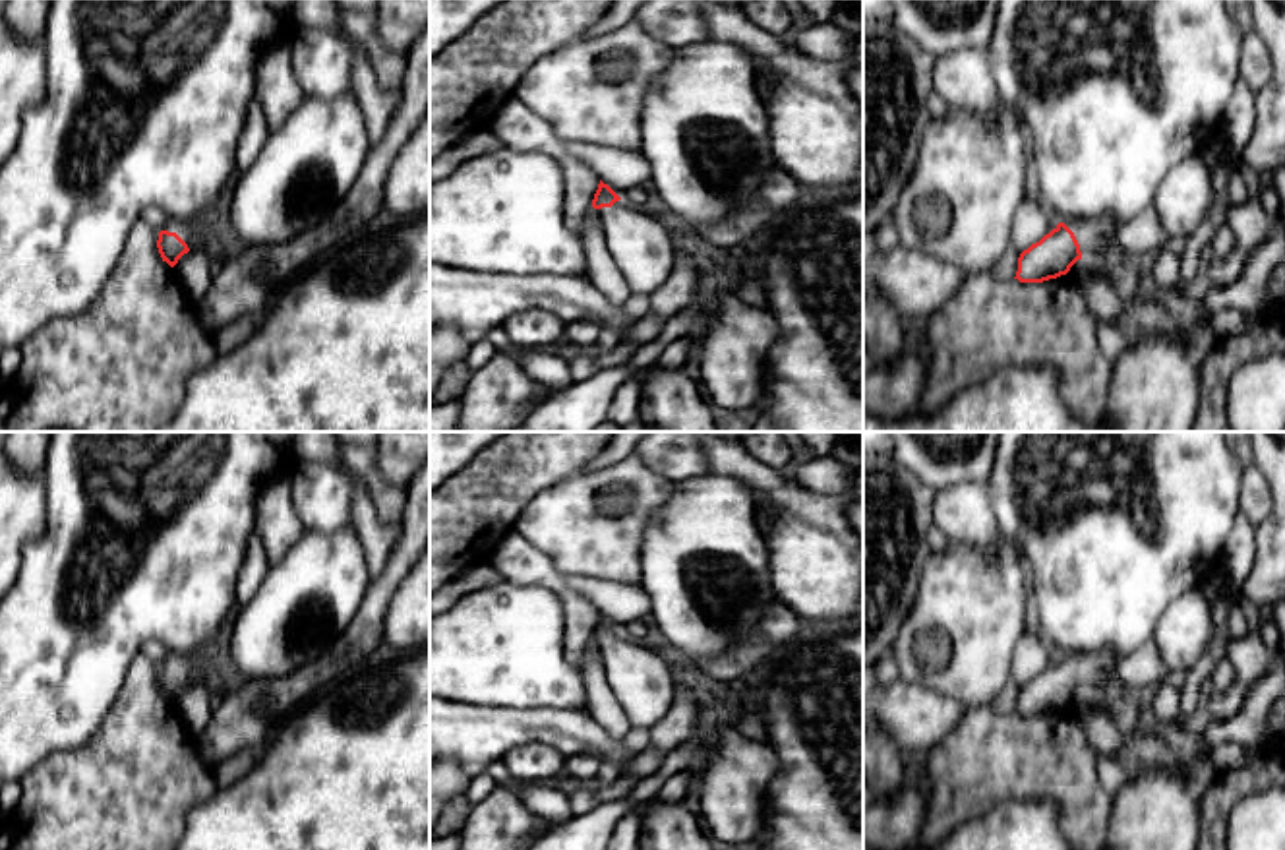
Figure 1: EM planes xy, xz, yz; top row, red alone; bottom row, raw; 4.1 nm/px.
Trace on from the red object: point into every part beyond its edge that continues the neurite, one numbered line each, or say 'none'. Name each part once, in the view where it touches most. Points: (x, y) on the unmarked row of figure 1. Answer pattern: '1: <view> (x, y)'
1: yz (1096, 668)

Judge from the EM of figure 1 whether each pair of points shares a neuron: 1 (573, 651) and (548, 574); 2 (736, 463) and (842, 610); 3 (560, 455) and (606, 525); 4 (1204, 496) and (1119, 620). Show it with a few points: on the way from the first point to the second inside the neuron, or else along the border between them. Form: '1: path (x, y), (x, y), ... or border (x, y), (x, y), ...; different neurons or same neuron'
1: path (573, 632), (573, 603), (564, 593); same neuron
2: path (775, 496), (807, 531), (817, 562), (825, 572); same neuron
3: border (569, 475), (546, 486), (531, 500); different neurons
4: path (1173, 527), (1164, 546), (1121, 589); same neuron

